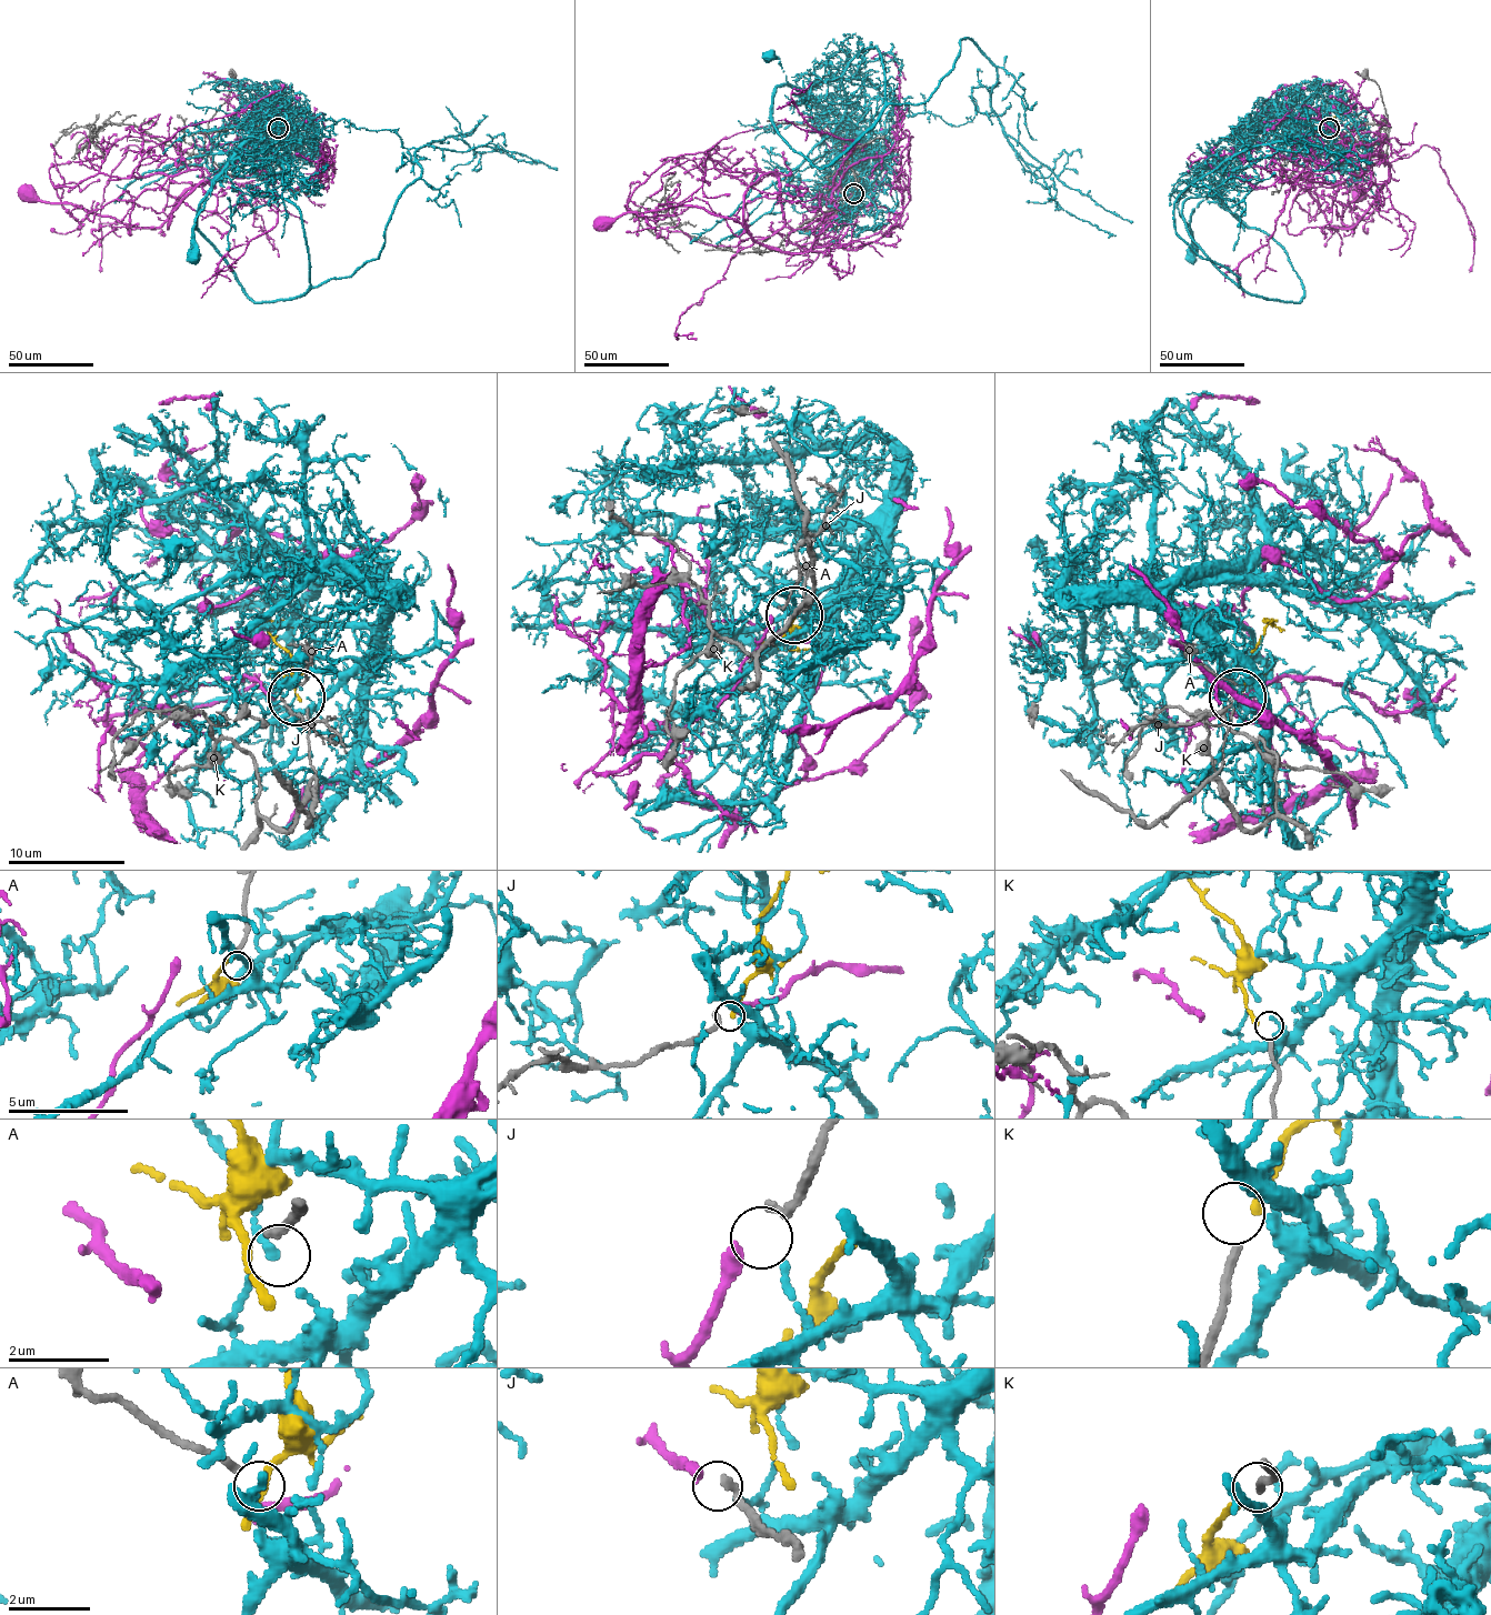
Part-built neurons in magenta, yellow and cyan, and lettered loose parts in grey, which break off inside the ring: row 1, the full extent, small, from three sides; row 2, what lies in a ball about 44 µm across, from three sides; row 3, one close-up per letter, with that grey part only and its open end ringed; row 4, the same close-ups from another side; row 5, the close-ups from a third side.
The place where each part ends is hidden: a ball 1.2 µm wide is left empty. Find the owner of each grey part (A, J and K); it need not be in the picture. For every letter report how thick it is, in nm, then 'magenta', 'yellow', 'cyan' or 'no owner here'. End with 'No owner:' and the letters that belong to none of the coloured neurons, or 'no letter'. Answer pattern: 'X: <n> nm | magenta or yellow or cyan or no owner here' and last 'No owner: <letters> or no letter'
A: 190 nm | no owner here
J: 150 nm | magenta
K: 160 nm | yellow
No owner: A

